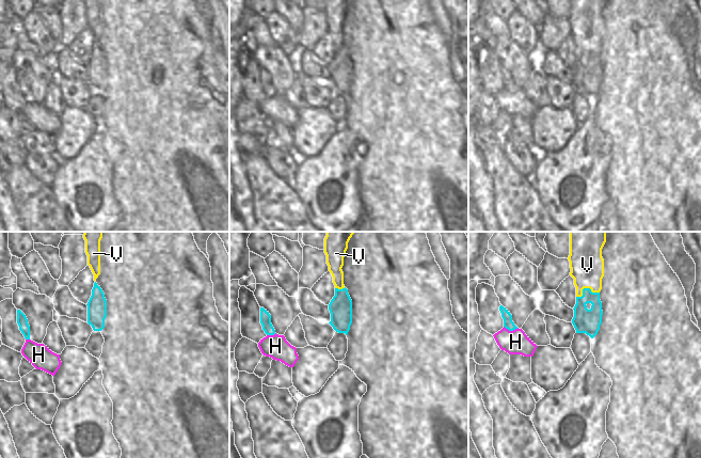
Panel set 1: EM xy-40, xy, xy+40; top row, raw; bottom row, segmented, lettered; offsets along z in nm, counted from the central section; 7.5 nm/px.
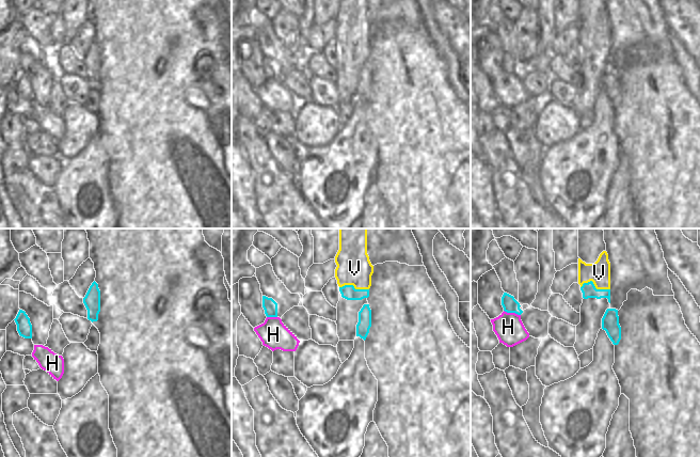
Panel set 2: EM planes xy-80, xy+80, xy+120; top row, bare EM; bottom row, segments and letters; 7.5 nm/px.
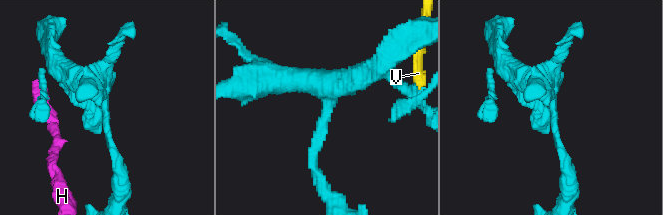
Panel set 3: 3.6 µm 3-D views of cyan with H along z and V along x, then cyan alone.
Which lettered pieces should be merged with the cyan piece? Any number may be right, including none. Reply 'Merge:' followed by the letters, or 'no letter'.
Merge: no letter

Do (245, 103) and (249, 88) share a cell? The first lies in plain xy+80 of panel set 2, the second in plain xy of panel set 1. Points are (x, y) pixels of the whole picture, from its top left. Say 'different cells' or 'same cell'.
different cells

